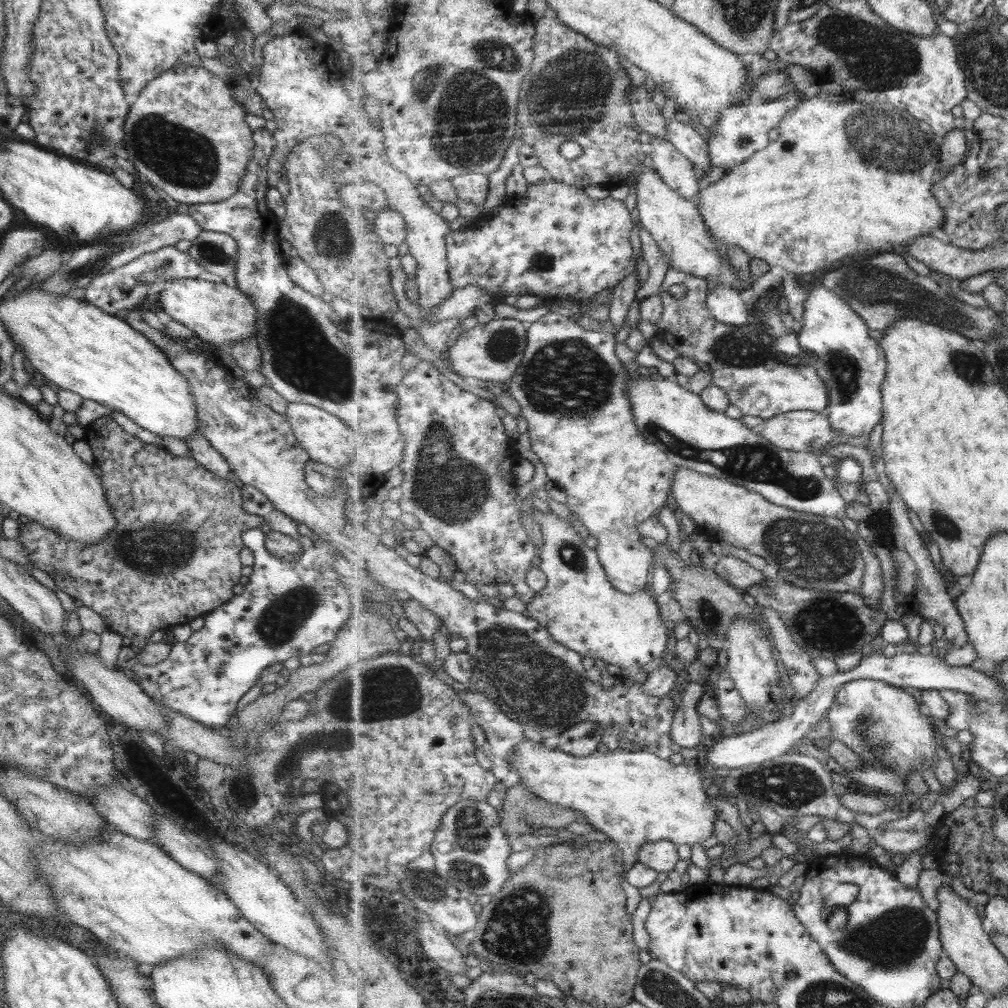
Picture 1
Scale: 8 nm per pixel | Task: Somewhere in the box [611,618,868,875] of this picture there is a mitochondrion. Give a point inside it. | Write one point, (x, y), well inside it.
(791, 785)

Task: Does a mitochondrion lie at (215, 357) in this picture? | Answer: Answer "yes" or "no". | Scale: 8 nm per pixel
no

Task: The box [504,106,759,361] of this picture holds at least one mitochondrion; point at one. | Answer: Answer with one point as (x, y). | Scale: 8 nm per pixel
(743, 141)

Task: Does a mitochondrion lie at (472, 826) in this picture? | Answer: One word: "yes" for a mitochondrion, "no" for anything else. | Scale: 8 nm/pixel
yes

